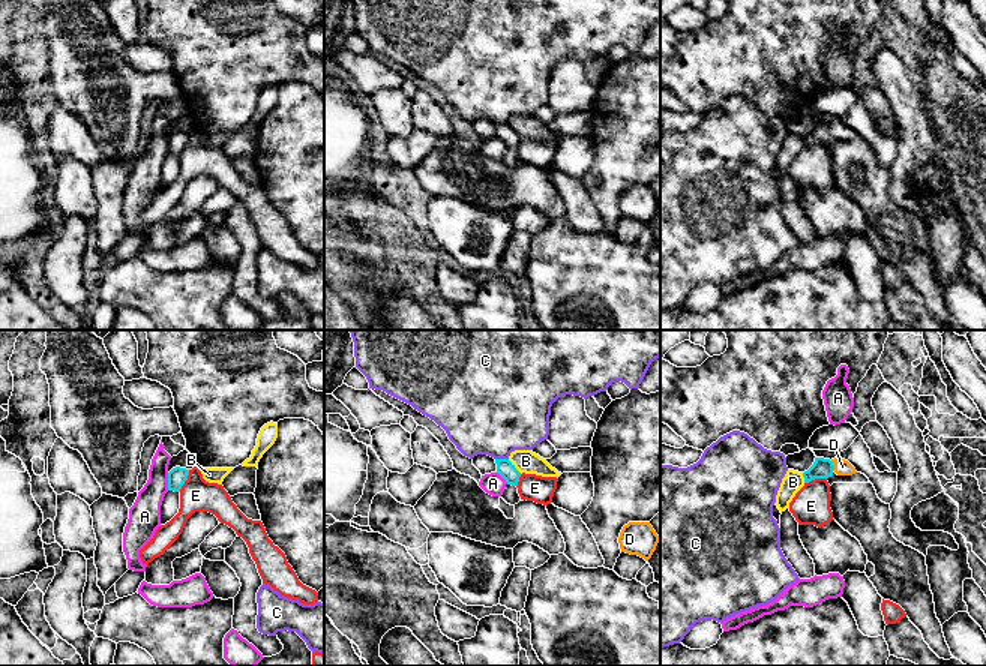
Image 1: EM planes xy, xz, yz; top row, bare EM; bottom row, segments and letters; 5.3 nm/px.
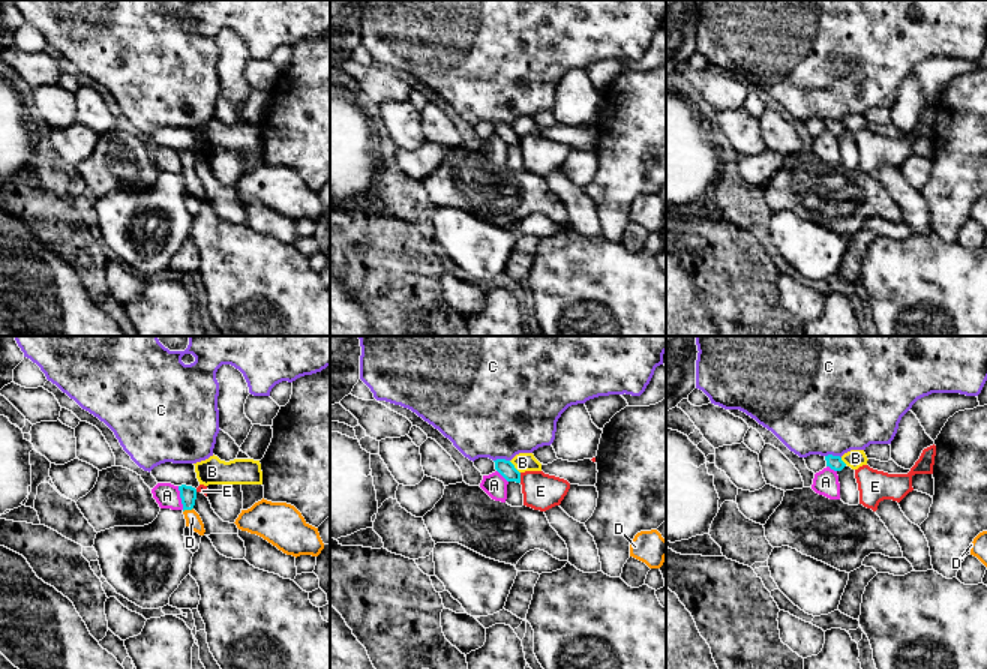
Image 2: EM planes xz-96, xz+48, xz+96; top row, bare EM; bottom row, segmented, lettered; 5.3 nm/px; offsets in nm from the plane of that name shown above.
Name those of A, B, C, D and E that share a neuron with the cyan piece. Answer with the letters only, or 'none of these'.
D

